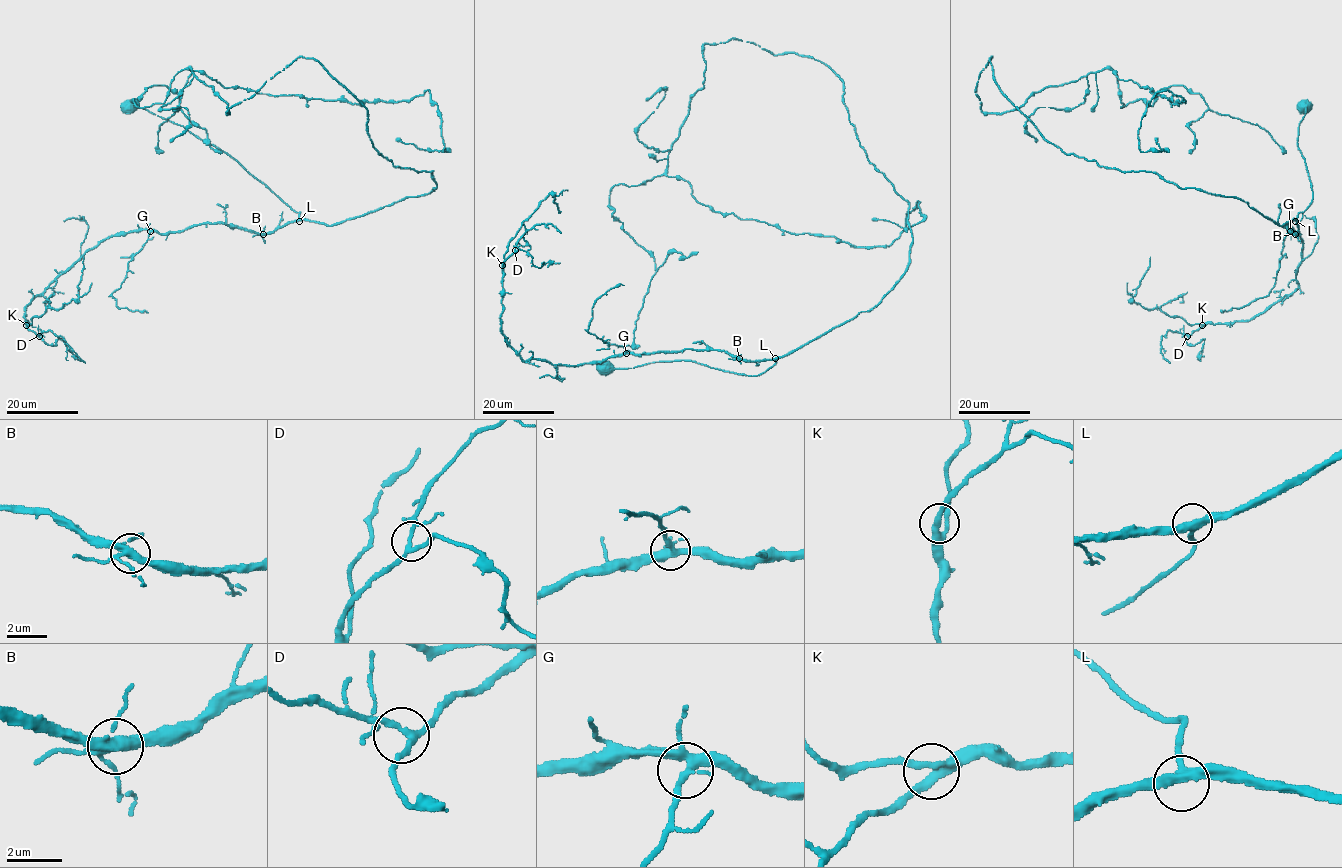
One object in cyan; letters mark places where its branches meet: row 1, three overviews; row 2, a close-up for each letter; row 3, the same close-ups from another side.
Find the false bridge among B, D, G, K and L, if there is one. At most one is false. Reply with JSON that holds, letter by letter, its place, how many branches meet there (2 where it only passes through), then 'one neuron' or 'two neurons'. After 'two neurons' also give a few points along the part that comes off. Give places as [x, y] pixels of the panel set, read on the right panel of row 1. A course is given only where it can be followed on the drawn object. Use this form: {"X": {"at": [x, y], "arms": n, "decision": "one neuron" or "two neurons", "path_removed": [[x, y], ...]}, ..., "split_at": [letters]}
{"B": {"at": [1295, 234], "arms": 5, "decision": "one neuron"}, "D": {"at": [1187, 336], "arms": 4, "decision": "one neuron"}, "G": {"at": [1290, 231], "arms": 4, "decision": "one neuron"}, "K": {"at": [1202, 325], "arms": 3, "decision": "one neuron"}, "L": {"at": [1295, 221], "arms": 3, "decision": "one neuron"}, "split_at": []}

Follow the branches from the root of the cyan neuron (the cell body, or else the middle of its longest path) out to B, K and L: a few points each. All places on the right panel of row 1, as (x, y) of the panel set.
B: (1304, 105), (1302, 103), (1305, 115), (1299, 124), (1297, 145), (1305, 159), (1313, 198), (1298, 214), (1295, 234)
K: (1304, 105), (1297, 145), (1313, 198), (1296, 233), (1286, 223), (1302, 241), (1299, 286), (1254, 318), (1202, 325)
L: (1304, 105), (1302, 103), (1305, 115), (1299, 124), (1297, 145), (1305, 159), (1313, 198), (1295, 221)

